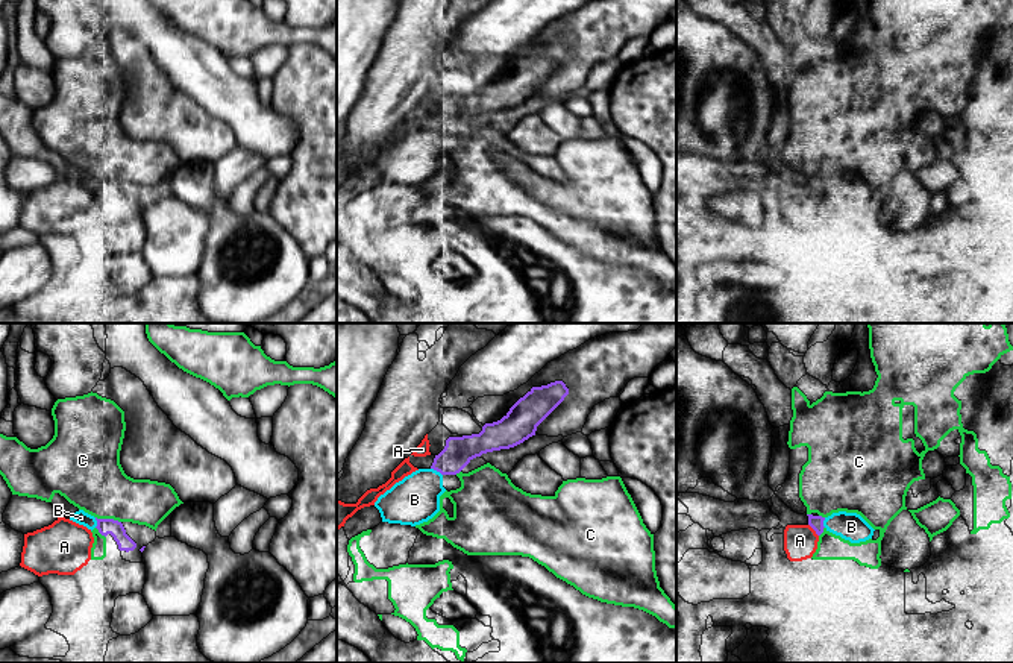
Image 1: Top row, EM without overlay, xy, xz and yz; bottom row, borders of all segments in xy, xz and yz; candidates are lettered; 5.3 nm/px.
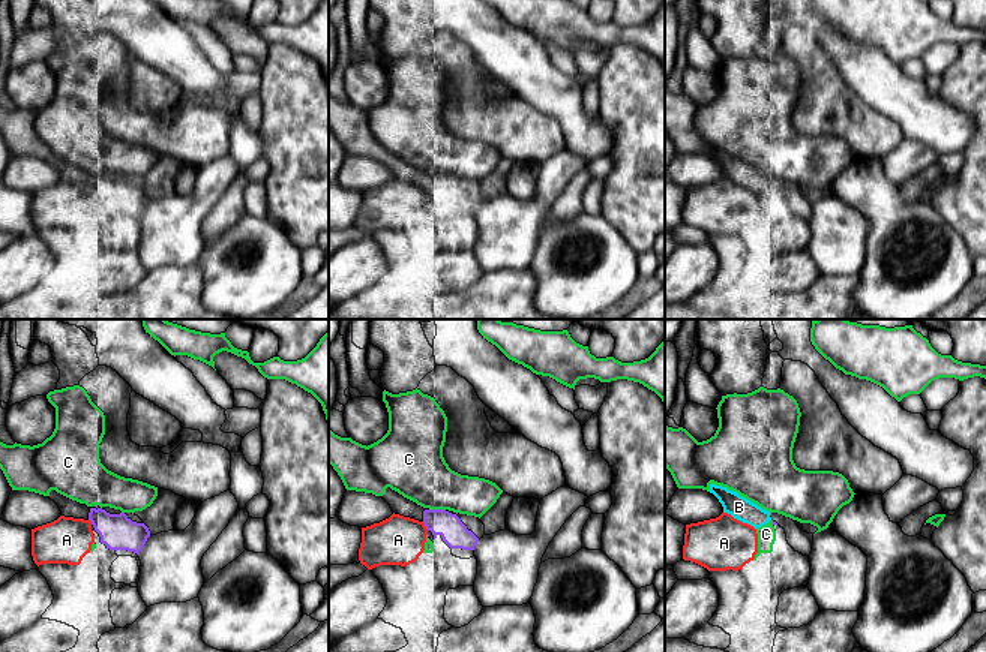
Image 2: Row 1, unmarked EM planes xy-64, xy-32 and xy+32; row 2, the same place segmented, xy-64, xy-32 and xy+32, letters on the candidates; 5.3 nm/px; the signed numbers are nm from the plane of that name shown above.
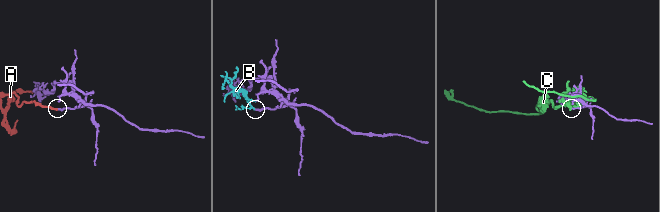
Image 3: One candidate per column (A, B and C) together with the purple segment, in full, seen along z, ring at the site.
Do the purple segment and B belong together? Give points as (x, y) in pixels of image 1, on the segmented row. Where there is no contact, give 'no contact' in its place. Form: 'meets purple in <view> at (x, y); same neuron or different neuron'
meets purple in xz at (437, 471); different neuron

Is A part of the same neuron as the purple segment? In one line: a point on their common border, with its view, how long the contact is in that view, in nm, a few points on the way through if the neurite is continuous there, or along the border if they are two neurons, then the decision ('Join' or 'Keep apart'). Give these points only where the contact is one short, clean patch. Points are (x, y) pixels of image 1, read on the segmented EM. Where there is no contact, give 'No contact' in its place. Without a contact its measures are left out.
Touches purple at yz (813, 528). Shared border 90 nm. Join

